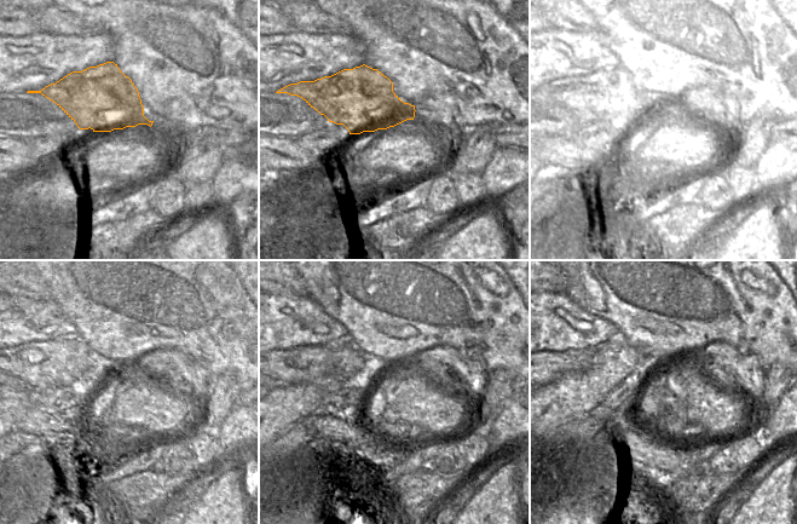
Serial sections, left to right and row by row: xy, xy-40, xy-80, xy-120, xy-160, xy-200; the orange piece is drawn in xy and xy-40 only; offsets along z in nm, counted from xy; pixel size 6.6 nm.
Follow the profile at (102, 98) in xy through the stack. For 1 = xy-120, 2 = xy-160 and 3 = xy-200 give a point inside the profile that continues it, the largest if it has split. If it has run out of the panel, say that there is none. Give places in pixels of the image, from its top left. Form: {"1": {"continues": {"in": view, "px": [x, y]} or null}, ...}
{"1": {"continues": {"in": "xy-120", "px": [57, 363]}}, "2": {"continues": {"in": "xy-160", "px": [309, 363]}}, "3": {"continues": {"in": "xy-200", "px": [554, 364]}}}

